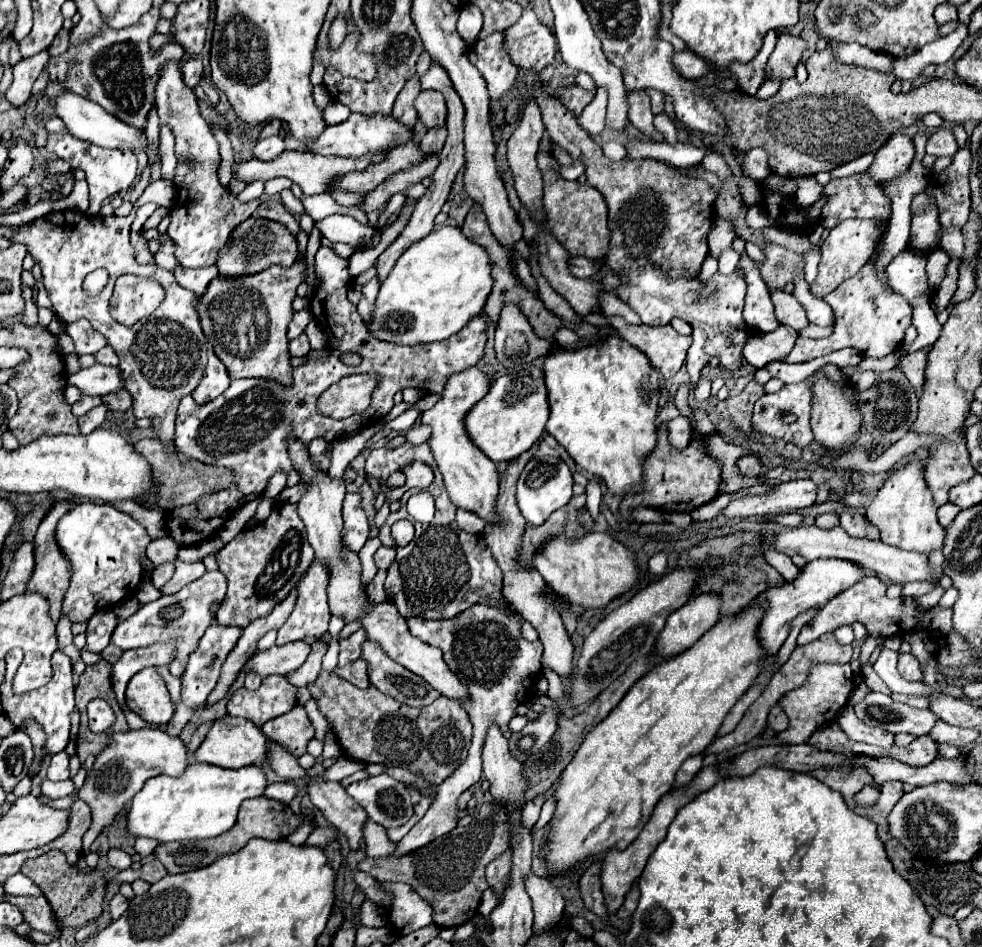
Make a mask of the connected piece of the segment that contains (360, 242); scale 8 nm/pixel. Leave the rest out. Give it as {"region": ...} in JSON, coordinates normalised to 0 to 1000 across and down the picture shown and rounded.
{"region":[[[334,228],[322,237],[326,241],[326,247],[330,247],[338,256],[350,256],[358,260],[363,266],[381,262],[387,256],[387,245],[379,239],[367,237],[358,228]]]}

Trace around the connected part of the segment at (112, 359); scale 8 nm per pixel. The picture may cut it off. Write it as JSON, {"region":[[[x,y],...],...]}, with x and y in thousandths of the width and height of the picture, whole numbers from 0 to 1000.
{"region":[[[106,365],[106,367],[100,370],[96,376],[98,376],[98,382],[102,382],[102,384],[108,384],[108,386],[120,386],[120,374],[118,374],[112,365]]]}

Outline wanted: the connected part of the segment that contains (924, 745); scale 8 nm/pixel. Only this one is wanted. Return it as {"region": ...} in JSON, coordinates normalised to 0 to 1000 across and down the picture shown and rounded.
{"region":[[[937,777],[933,781],[929,781],[923,790],[919,790],[919,794],[914,796],[914,803],[937,811],[937,809],[945,809],[947,805],[951,805],[955,800],[955,790],[953,784],[947,777]]]}

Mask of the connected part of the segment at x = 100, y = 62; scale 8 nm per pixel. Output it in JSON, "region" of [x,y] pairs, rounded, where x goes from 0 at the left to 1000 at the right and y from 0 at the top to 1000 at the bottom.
{"region":[[[155,8],[132,30],[114,32],[108,30],[94,46],[81,46],[81,51],[69,51],[67,57],[59,61],[51,61],[47,68],[51,76],[51,87],[57,87],[98,110],[102,110],[108,118],[114,118],[118,125],[128,127],[138,135],[149,133],[151,116],[157,110],[157,91],[159,76],[167,63],[183,63],[187,59],[187,51],[181,46],[167,46],[161,53],[155,53],[151,40],[159,36],[159,25],[165,21],[163,8]]]}

